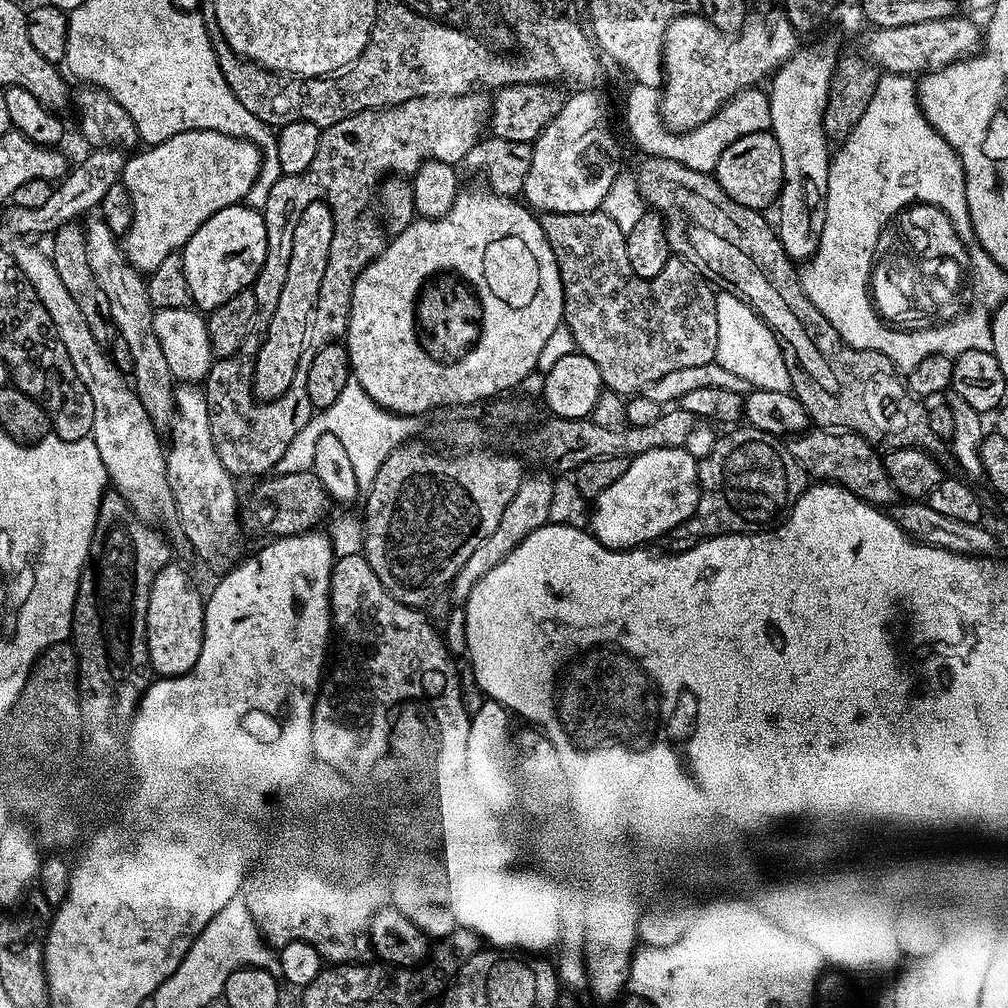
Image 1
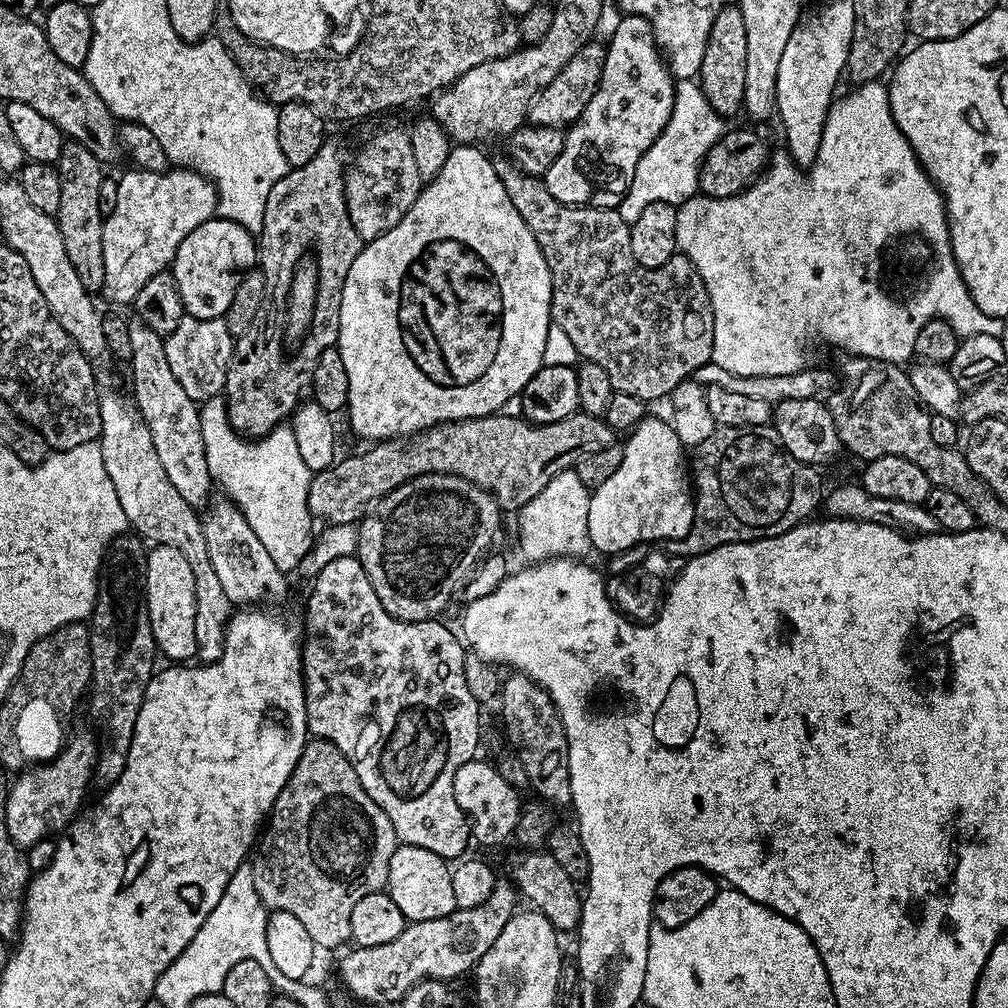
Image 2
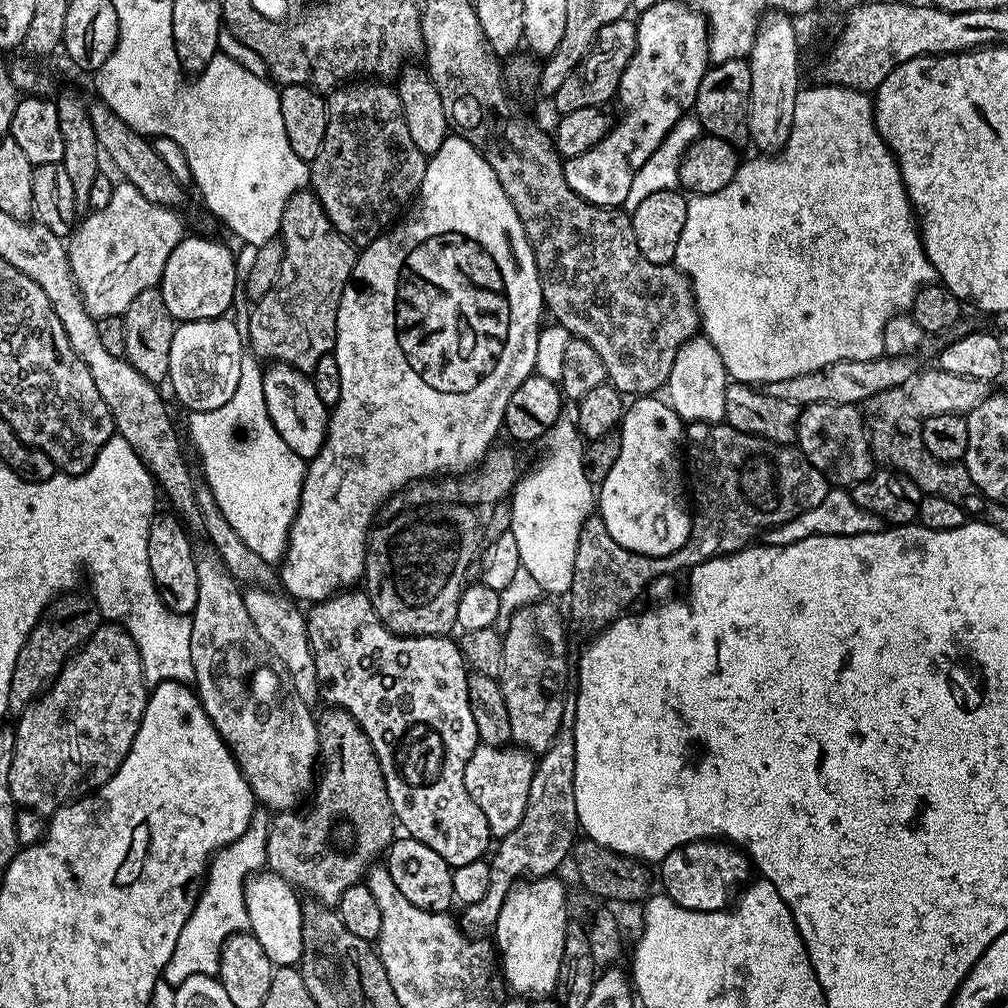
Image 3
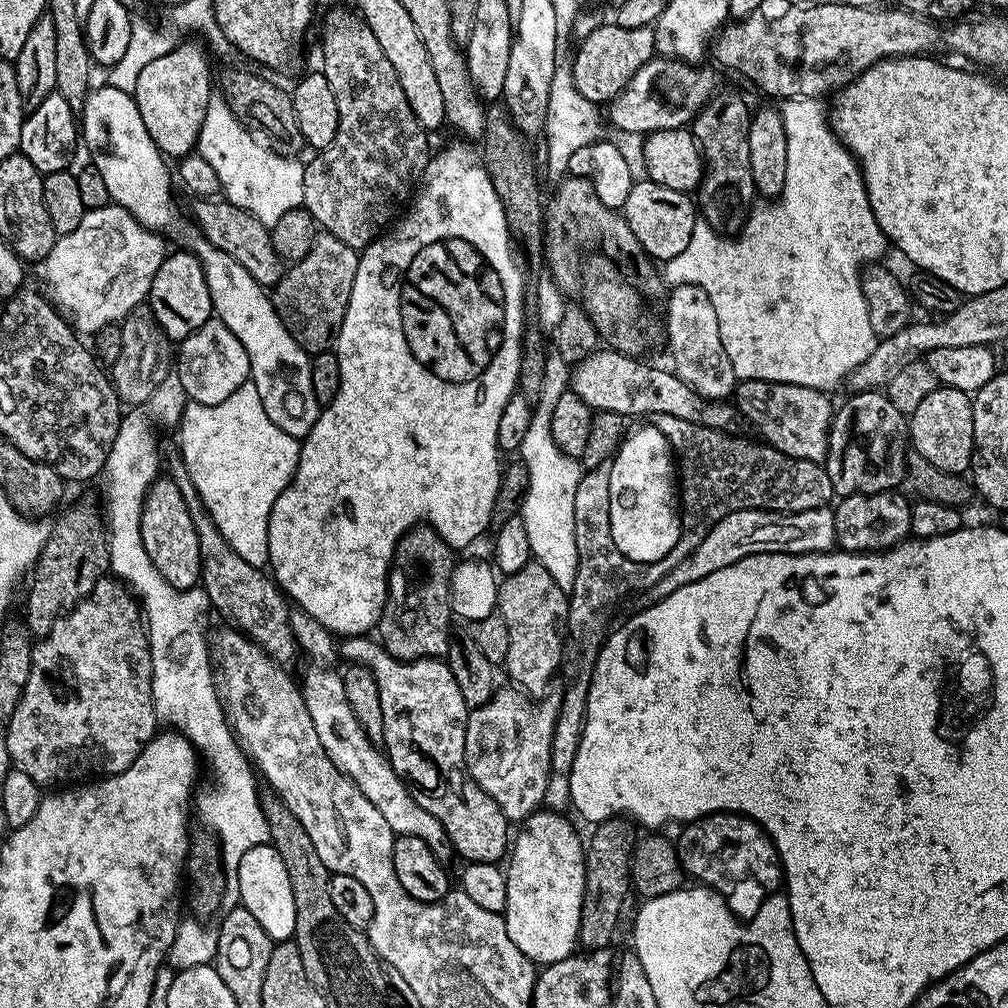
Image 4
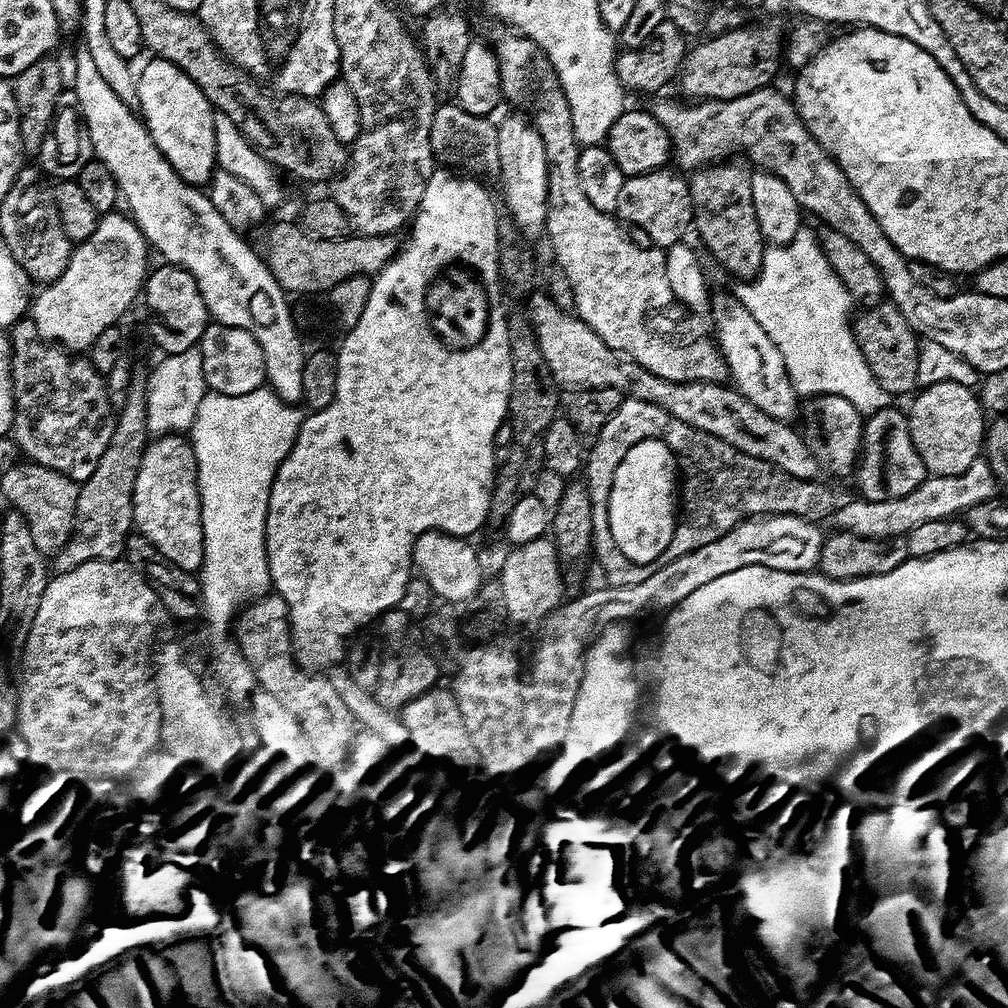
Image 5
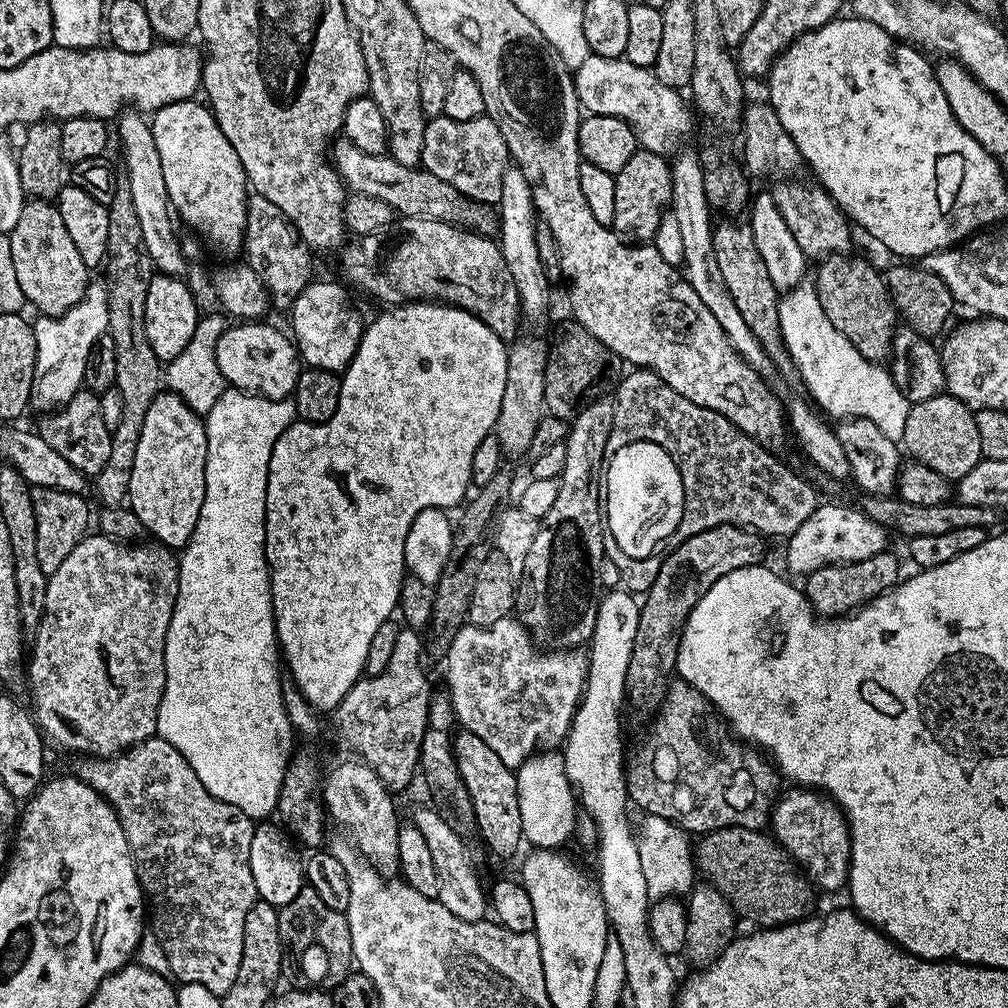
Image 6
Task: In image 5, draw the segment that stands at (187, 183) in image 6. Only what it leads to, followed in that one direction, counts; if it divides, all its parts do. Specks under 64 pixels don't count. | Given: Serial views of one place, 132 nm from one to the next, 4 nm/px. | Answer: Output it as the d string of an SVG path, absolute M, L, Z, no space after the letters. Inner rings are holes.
M149 59L149 64L144 69L139 69L136 78L136 104L139 115L148 127L150 138L158 146L160 153L170 162L173 170L188 184L204 186L209 183L212 173L217 170L216 143L214 142L214 109L212 104L198 90L194 78L186 78L178 66L165 60Z

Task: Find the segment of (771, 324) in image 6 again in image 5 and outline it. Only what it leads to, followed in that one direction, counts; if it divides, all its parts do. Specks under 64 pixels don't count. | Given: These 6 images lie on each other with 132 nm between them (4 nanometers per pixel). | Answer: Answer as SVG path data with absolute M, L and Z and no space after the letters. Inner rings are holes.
M725 158L714 164L705 164L695 169L687 177L690 198L692 199L692 222L694 232L700 235L704 248L729 272L737 276L737 281L755 280L762 266L766 241L758 226L758 217L754 215L754 194L750 194L750 182L753 169L747 163L739 164L739 159Z

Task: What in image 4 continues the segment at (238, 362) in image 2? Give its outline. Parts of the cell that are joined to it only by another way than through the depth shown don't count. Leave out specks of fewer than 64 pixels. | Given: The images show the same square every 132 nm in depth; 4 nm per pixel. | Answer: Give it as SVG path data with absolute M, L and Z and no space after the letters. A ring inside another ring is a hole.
M322 232L303 259L291 265L273 287L270 295L275 312L308 355L329 351L335 345L349 305L359 261L357 249Z

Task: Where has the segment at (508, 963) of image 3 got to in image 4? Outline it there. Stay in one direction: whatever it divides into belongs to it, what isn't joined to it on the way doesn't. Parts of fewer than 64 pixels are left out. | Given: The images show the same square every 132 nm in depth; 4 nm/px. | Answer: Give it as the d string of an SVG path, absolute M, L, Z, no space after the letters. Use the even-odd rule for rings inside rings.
M537 810L523 821L520 833L515 833L506 860L506 906L502 913L506 922L506 934L510 934L514 946L526 954L533 964L543 966L562 962L562 958L577 951L580 939L580 919L586 886L585 841L580 841L576 828L556 810Z

